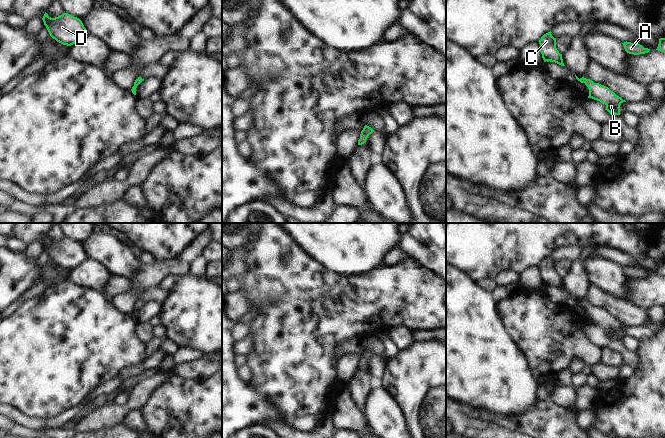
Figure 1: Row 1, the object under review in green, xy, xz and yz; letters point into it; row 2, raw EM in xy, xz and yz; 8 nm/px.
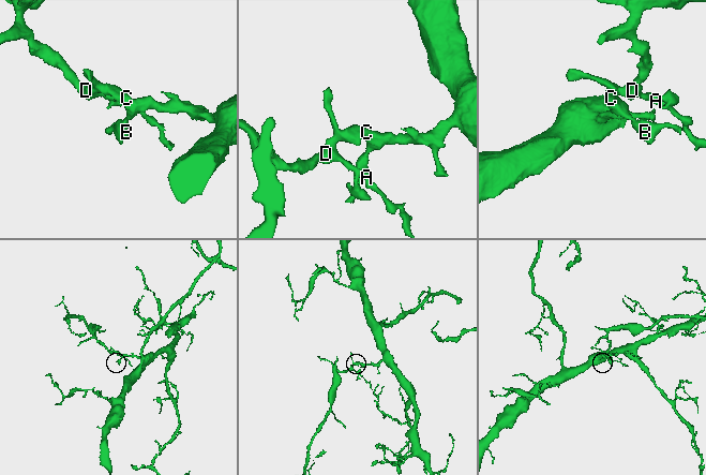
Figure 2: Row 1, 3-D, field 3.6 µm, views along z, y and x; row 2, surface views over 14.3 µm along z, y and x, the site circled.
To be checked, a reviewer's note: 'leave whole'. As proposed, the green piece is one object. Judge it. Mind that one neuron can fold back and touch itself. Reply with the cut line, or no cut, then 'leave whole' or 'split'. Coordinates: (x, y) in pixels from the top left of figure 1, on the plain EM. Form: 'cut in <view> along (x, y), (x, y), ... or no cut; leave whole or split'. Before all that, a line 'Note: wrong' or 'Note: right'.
Note: right
no cut; leave whole

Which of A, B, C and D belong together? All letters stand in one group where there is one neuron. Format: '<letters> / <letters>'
A B C D

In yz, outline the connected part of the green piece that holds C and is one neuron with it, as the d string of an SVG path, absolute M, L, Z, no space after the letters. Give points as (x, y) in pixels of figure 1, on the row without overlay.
M551 255L544 258L539 264L540 276L544 286L555 286L561 290L565 290L562 283L562 278L556 272L556 262L551 258Z

